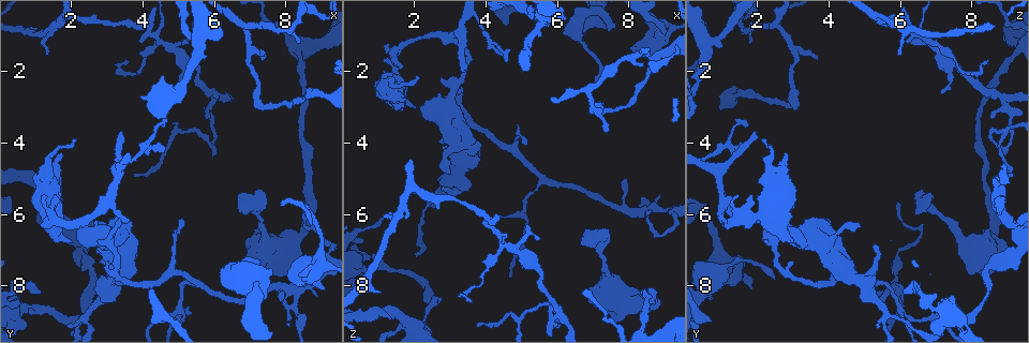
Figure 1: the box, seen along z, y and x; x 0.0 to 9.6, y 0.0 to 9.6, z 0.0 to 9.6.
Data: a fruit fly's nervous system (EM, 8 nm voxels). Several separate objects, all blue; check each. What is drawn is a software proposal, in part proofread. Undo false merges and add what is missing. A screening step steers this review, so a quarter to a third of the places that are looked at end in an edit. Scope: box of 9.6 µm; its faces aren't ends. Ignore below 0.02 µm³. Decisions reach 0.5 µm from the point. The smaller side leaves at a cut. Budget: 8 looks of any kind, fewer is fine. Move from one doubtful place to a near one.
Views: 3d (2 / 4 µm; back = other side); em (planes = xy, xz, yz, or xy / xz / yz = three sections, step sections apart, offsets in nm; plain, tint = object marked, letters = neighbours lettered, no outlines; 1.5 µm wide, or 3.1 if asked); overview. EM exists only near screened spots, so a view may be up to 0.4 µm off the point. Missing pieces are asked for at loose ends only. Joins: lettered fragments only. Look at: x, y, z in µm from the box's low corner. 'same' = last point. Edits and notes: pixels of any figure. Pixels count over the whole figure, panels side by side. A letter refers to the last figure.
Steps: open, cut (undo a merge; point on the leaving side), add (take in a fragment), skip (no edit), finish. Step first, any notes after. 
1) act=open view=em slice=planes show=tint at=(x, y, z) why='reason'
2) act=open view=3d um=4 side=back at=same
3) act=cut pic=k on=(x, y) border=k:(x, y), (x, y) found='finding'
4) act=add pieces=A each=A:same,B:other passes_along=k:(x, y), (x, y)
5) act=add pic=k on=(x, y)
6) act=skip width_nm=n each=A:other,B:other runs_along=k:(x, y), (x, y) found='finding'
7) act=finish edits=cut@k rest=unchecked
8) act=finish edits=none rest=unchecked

act=open view=em slice=yz step=8 show=tint at=(3.80, 4.95, 9.15) why='an open end'

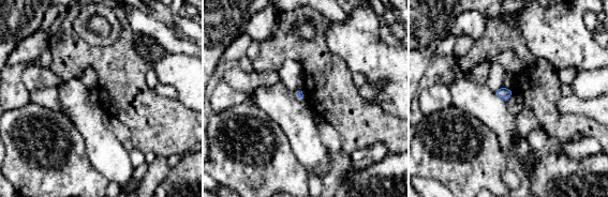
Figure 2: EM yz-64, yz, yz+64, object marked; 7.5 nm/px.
act=open view=em slice=planes show=letters at=same why='cut it another way'

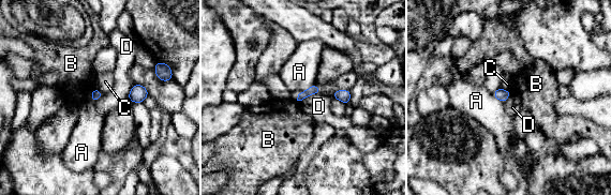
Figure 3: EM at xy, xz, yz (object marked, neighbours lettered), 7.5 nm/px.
act=skip each=A:other,B:other,C:other,D:other found='no lettered fragment goes on from it'

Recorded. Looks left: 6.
act=open view=em slice=xy step=4 show=plain at=(8.50, 5.70, 6.00) why='thin end'

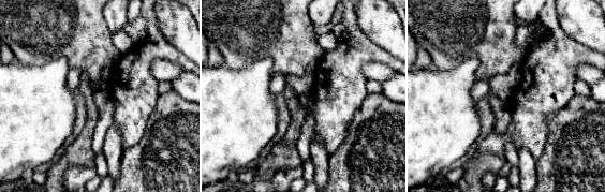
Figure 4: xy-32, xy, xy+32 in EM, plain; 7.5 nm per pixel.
act=open view=em slice=xy step=4 show=letters at=same

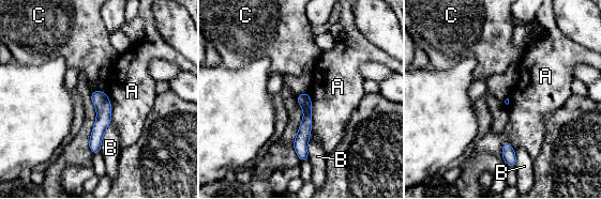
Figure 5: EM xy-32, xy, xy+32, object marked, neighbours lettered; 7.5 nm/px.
act=skip each=A:other,B:other,C:other runs_along=5:(305, 95), (305, 157) found='none of them fits'

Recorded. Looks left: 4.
act=open view=em slice=xy step=8 show=tint at=(4.60, 1.25, 6.85) why='small branch off a trunk'

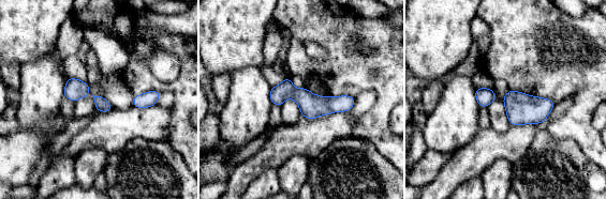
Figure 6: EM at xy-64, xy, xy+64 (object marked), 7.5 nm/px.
act=open view=em slice=planes show=letters at=same

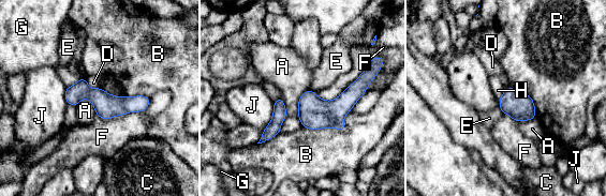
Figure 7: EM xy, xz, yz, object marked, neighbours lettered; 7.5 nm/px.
act=skip each=A:other,B:other,C:other,D:other,E:other,F:other,G:other,H:other,J:other found='one neuron here'

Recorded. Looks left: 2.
act=finish edits=none rest=unchecked

